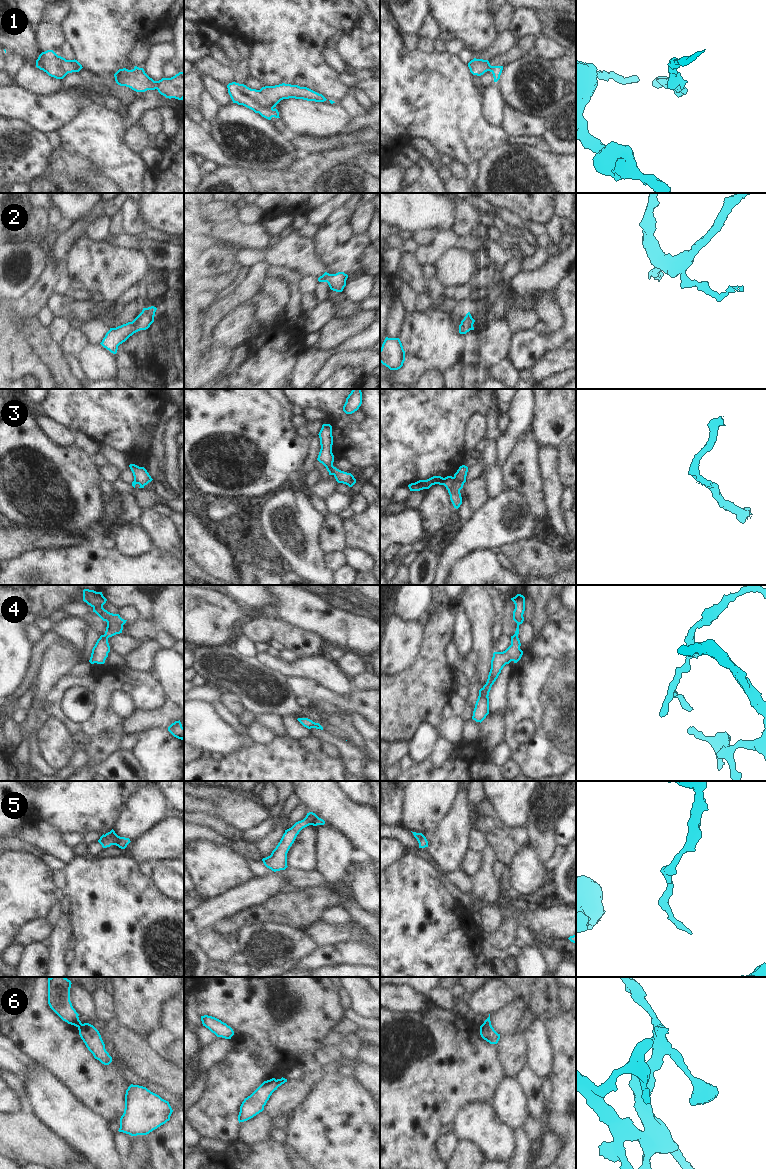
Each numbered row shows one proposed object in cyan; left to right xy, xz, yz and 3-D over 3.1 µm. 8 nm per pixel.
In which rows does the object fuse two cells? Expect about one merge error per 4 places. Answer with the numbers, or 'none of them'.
3

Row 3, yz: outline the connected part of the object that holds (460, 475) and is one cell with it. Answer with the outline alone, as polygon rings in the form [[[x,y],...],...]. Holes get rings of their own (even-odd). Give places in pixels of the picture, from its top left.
[[[465,465],[460,466],[457,472],[454,474],[454,479],[457,481],[466,481],[467,472],[468,472],[467,466]]]

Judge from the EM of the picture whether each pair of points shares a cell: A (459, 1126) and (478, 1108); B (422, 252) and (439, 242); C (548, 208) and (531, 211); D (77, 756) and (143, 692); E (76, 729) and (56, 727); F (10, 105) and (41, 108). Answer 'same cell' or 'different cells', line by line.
A: same cell
B: same cell
C: same cell
D: different cells
E: different cells
F: same cell

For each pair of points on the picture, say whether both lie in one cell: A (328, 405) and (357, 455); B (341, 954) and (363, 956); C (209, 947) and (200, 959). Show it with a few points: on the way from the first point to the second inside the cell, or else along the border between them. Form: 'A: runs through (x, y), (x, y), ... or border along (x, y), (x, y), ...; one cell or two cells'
A: runs through (341, 415), (342, 423), (357, 438), (357, 442); one cell
B: runs through (346, 954), (358, 954); one cell
C: border along (195, 942), (209, 959); two cells

